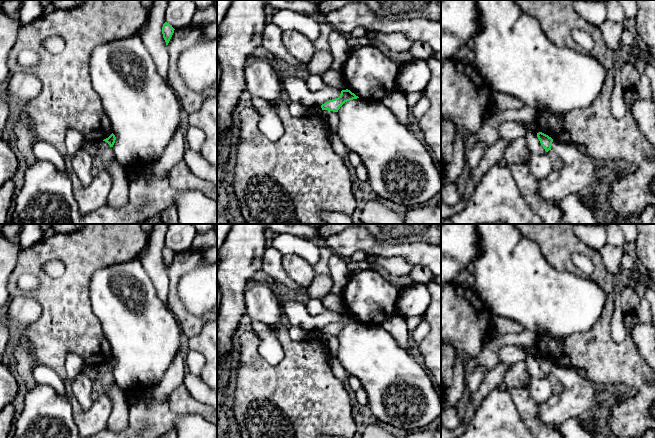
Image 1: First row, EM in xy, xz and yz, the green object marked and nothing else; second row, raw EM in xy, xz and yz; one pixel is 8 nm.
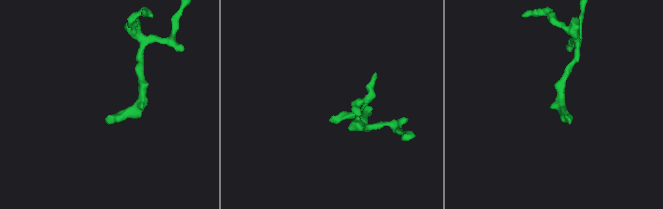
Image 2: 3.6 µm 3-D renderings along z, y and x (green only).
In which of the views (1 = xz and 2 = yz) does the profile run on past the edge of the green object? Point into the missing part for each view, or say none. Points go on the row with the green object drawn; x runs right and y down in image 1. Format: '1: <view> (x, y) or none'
1: none
2: none

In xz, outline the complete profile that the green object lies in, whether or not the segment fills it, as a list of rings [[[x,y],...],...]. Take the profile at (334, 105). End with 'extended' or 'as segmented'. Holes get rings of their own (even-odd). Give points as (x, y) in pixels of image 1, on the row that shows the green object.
[[[342,90],[341,94],[338,98],[329,100],[321,105],[322,110],[328,110],[333,112],[338,112],[340,107],[347,101],[357,99],[359,98],[354,93],[352,93],[350,90]]]; as segmented

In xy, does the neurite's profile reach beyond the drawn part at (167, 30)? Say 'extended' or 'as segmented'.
as segmented

